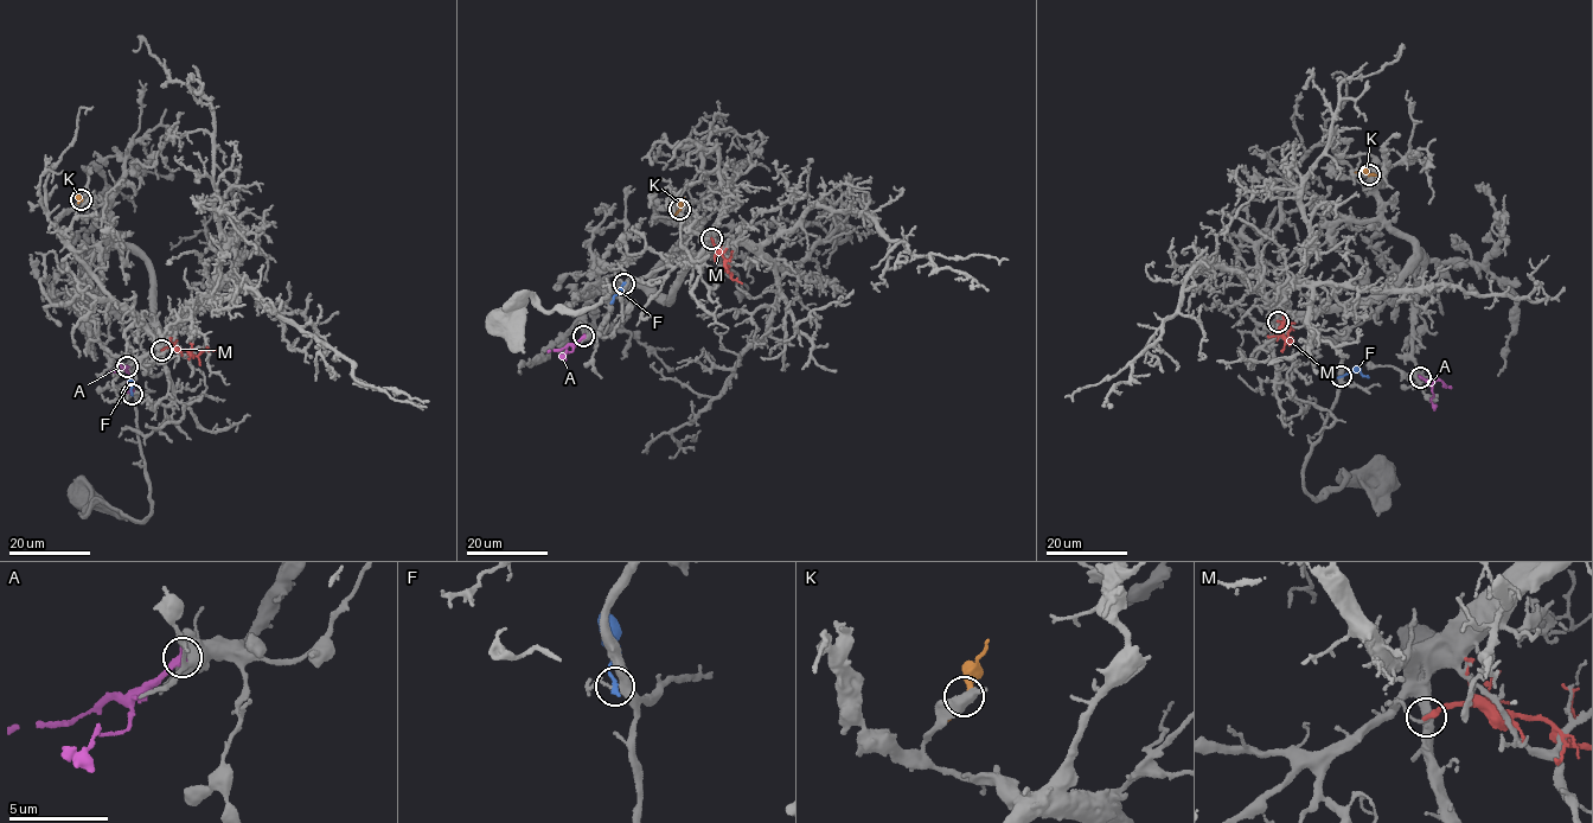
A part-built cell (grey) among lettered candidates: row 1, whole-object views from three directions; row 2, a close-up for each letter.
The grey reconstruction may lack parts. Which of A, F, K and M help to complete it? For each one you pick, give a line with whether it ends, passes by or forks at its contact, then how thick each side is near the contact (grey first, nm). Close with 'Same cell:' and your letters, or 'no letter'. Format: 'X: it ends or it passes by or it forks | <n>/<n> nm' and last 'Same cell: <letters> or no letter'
Same cell: no letter

